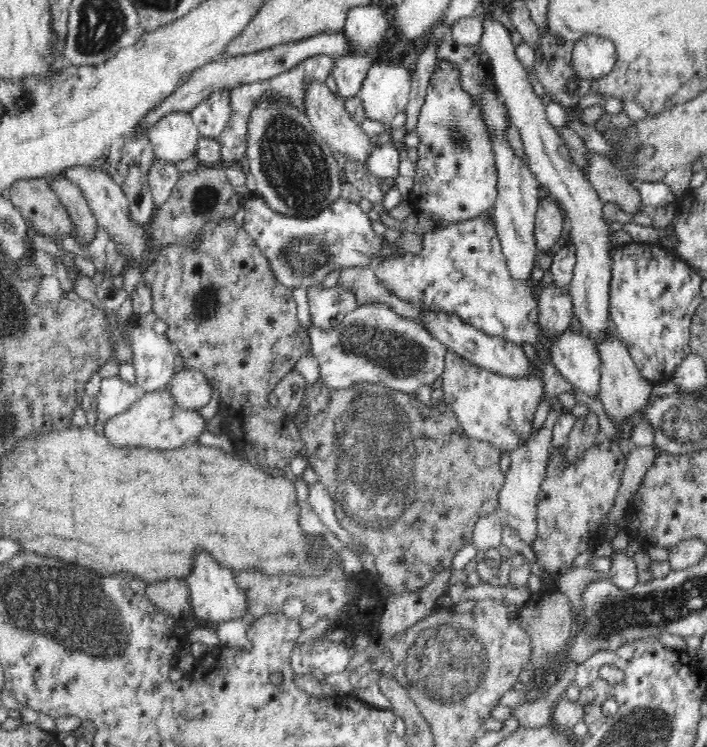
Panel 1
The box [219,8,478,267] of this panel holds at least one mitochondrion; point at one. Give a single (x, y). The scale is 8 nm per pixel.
(296, 168)

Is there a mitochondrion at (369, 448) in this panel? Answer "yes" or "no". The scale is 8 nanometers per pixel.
yes

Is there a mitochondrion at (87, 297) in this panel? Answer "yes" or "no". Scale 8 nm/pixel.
no

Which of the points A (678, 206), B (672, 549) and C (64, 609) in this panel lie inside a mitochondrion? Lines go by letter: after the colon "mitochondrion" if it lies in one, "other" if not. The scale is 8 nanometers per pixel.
A: other
B: other
C: mitochondrion

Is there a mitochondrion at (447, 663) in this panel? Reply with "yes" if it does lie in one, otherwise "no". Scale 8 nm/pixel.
yes

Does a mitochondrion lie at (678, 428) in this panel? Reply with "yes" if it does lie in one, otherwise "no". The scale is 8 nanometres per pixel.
yes

